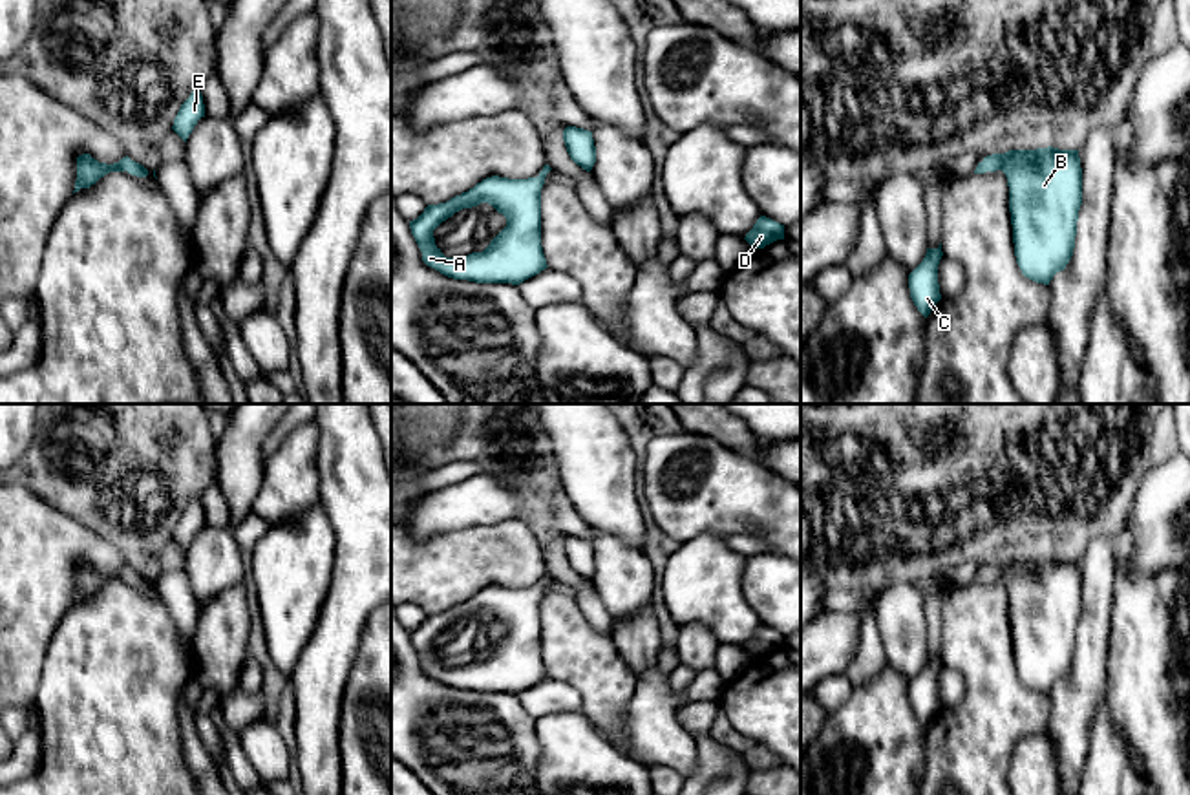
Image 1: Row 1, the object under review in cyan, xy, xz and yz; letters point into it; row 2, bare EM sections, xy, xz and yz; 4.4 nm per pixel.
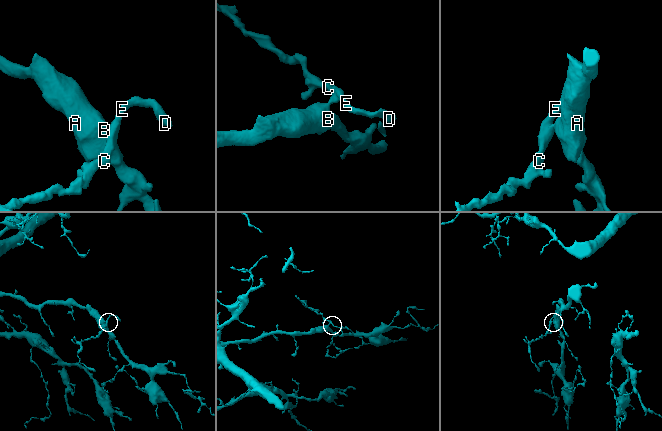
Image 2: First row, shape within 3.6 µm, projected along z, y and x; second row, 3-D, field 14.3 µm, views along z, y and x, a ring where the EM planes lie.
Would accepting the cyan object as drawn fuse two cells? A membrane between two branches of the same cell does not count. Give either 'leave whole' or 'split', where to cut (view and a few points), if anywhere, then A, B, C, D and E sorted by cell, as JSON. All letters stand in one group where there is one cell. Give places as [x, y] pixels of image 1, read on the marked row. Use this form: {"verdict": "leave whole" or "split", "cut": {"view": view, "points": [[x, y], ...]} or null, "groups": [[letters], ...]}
{"verdict": "leave whole", "cut": null, "groups": [["A", "B", "C", "D", "E"]]}

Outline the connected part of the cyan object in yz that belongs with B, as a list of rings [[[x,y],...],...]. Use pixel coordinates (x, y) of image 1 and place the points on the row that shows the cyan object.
[[[1009,150],[978,163],[974,174],[1002,170],[1009,186],[1015,256],[1022,274],[1049,285],[1073,256],[1082,168],[1078,150]]]

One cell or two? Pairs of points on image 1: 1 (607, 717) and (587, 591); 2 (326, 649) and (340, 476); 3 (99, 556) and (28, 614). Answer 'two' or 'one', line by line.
1: two
2: one
3: one

